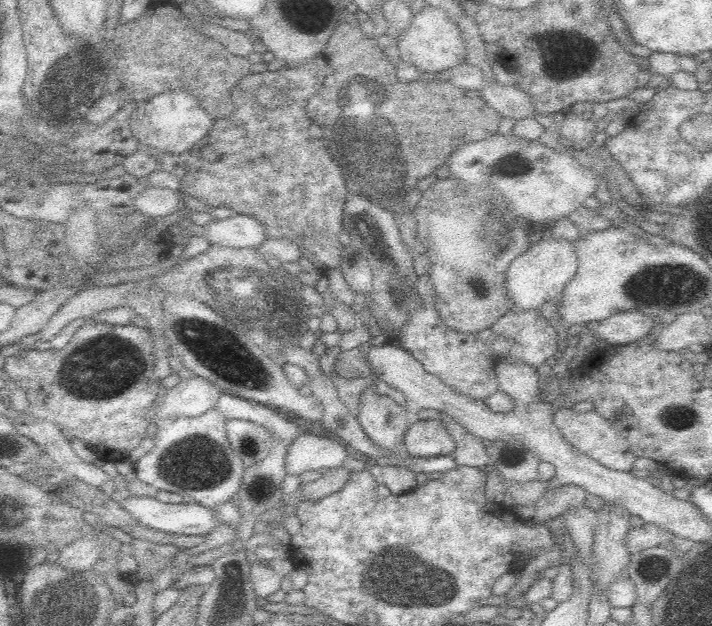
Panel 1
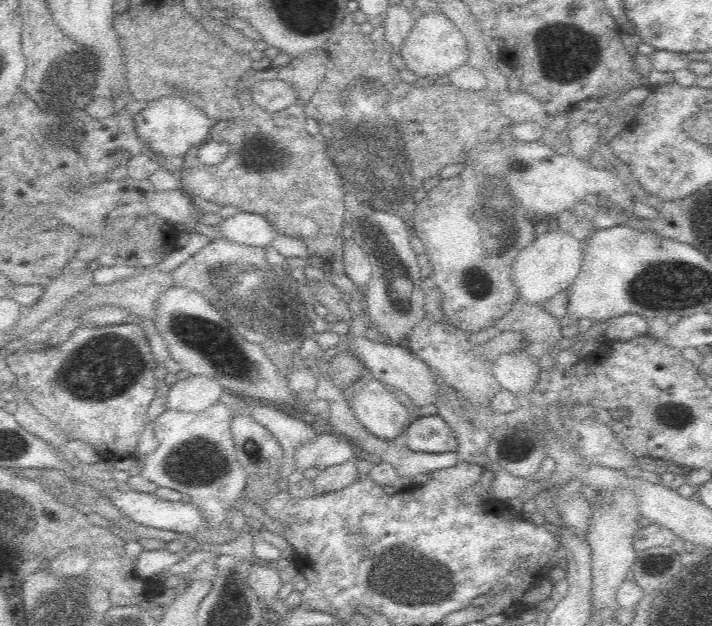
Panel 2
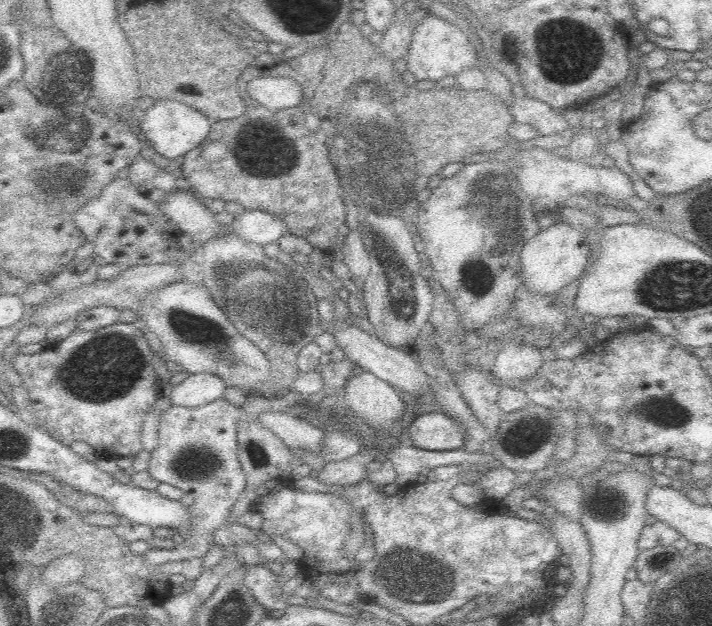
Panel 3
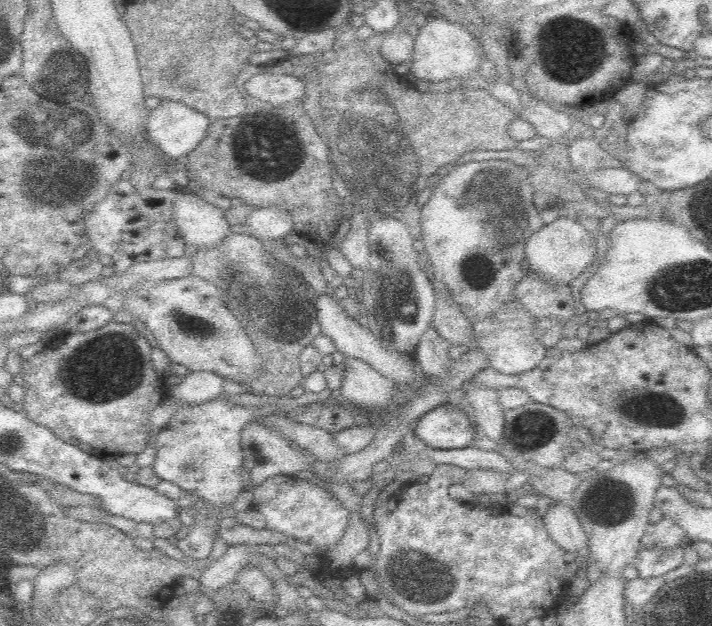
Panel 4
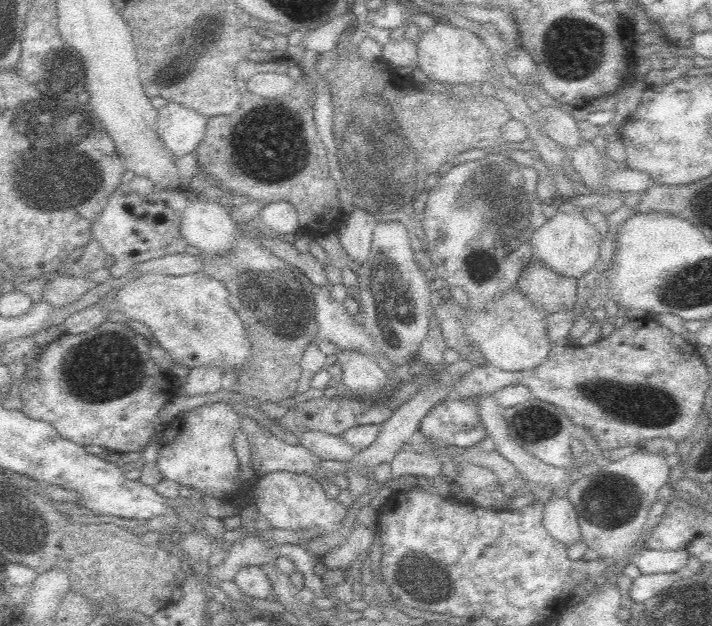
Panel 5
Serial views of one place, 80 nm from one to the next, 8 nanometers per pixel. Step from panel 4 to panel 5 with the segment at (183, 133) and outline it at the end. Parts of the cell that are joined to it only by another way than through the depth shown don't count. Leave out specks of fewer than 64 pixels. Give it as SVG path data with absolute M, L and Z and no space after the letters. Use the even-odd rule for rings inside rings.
M166 104L158 110L158 124L155 128L164 146L172 150L176 158L195 152L204 138L206 118L188 110L180 104Z

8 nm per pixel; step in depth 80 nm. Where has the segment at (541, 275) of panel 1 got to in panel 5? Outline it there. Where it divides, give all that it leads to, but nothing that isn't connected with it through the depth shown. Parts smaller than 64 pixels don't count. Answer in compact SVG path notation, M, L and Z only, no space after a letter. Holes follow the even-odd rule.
M574 208L569 213L557 212L544 224L540 226L534 236L532 236L532 254L542 260L550 270L562 275L563 277L580 278L586 274L590 268L594 268L600 252L600 244L604 240L604 234L600 228L596 230L592 224L586 222L584 214Z

